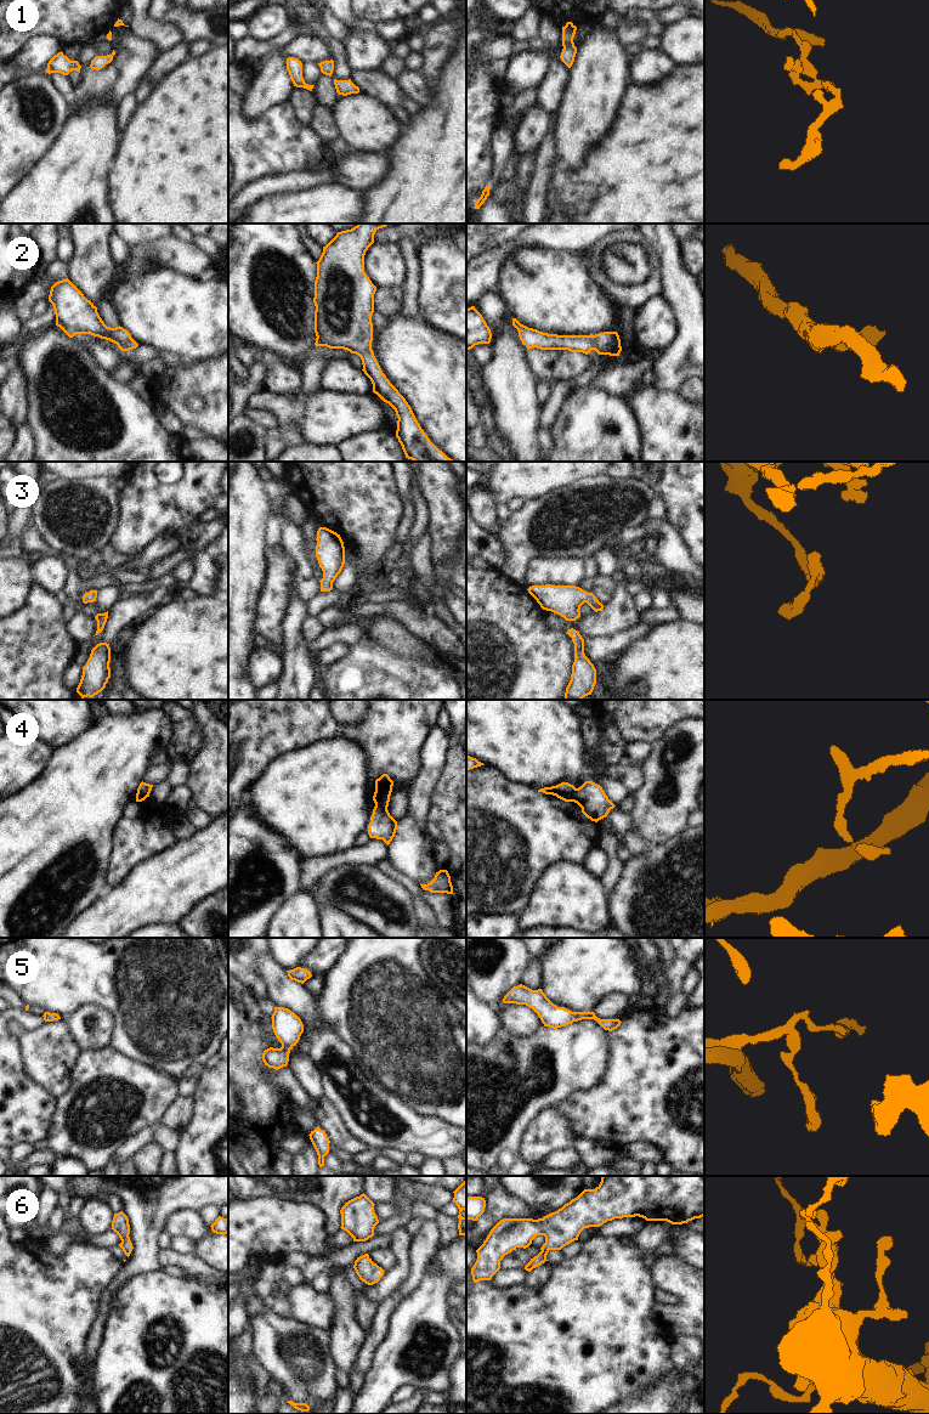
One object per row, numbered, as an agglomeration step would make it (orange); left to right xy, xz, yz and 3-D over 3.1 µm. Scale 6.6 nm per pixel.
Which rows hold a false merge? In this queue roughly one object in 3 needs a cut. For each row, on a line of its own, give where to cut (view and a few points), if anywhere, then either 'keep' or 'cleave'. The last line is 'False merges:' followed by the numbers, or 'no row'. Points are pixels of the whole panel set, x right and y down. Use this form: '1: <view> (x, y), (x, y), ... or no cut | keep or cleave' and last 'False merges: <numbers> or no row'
1: no cut | keep
2: no cut | keep
3: no cut | keep
4: yz (576, 788), (570, 801) | cleave
5: no cut | keep
6: no cut | keep
False merges: 4

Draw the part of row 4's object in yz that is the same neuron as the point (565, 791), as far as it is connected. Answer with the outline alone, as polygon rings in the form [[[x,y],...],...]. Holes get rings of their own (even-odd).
[[[561,782],[556,786],[540,788],[538,792],[553,794],[565,802],[571,802],[573,793],[576,792],[576,787],[568,782]]]

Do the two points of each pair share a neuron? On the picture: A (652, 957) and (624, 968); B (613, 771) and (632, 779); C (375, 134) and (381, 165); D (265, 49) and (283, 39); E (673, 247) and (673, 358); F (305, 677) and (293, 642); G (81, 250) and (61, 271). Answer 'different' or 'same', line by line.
A: different
B: same
C: different
D: same
E: same
F: same
G: different

